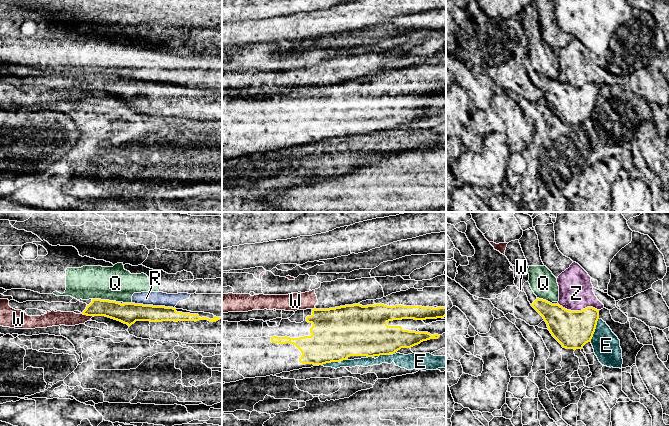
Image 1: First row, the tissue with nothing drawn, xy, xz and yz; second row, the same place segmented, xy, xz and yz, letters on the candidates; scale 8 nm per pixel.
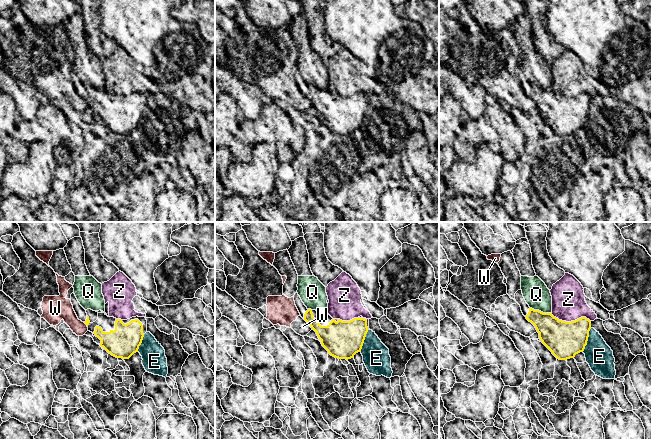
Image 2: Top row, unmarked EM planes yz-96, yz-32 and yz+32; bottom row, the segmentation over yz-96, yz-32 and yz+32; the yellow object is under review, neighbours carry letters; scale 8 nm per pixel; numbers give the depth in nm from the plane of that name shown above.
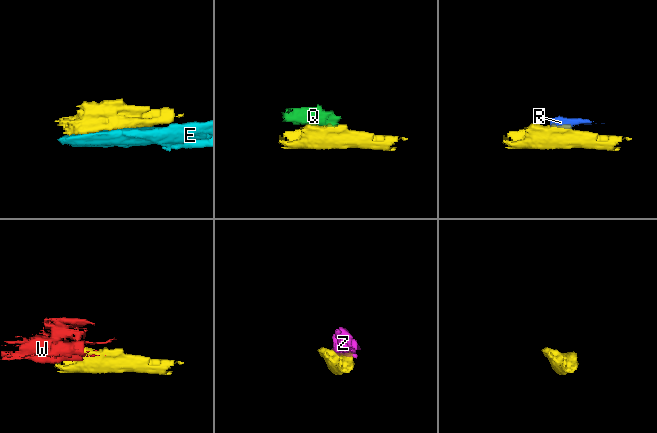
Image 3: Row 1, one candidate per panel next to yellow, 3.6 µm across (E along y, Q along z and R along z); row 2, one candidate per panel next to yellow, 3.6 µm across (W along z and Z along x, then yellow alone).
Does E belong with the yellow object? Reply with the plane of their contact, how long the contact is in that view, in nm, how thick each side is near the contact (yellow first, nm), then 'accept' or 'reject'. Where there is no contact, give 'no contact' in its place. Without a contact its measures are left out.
contact in yz; length 200 nm; calibres 300 and 220 nm; reject

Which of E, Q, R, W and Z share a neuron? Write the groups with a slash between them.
E / Q R / W / Z

